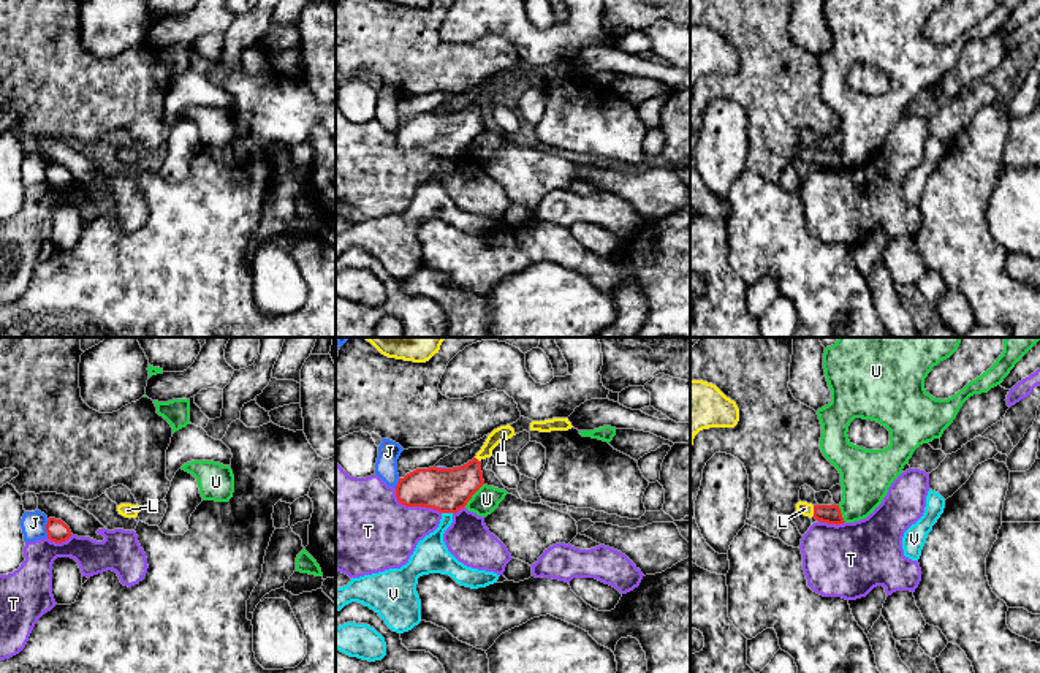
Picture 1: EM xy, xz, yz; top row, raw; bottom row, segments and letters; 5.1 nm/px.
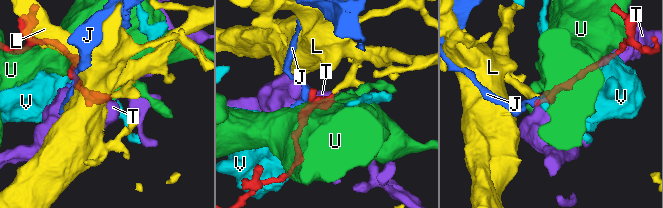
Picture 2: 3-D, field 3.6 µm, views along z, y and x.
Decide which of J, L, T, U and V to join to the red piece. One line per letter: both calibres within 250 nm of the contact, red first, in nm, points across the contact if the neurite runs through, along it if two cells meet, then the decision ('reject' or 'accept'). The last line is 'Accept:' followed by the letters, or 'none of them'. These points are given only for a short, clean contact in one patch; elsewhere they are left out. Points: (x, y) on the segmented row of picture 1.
J: 110 nm thick on the red side, 130 nm on the other; reject
L: 100 nm thick on the red side, 70 nm on the other; runs through yz (827, 513), (814, 512), (804, 509); accept
T: 220 nm thick on the red side, 400 nm on the other; reject
U: 220 nm thick on the red side, 140 nm on the other; reject
V: 220 nm thick on the red side, 180 nm on the other; reject
Accept: L

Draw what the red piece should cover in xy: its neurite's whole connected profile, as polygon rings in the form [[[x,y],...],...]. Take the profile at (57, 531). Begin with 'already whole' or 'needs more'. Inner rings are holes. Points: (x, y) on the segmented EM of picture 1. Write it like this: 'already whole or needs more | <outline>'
already whole | [[[49,518],[46,524],[47,538],[55,543],[66,542],[71,537],[70,527],[55,518]]]

